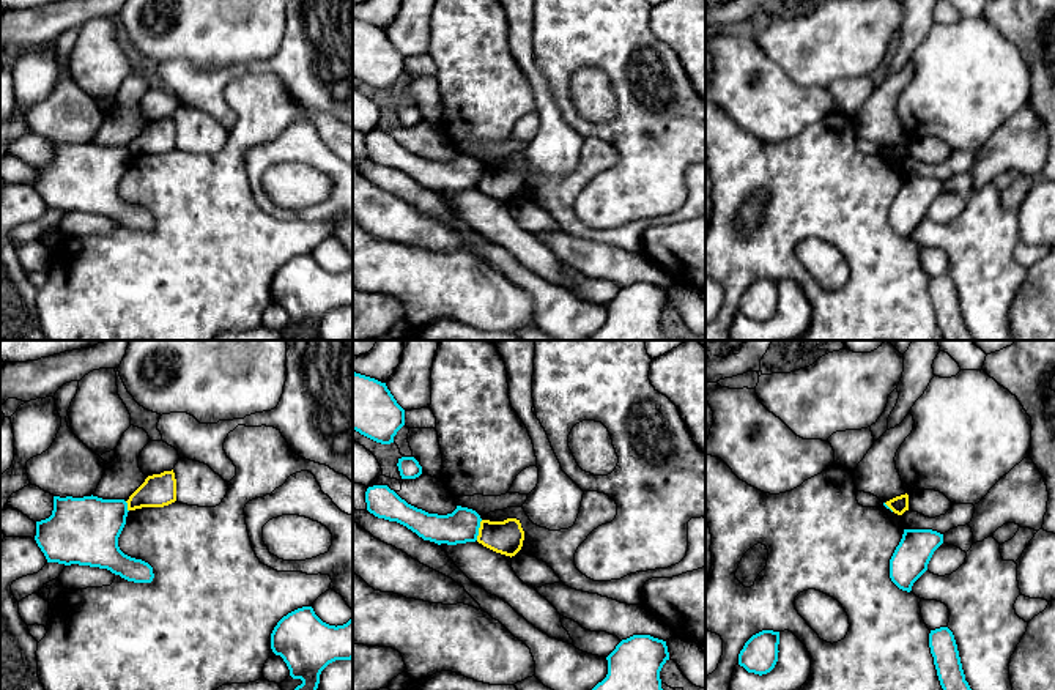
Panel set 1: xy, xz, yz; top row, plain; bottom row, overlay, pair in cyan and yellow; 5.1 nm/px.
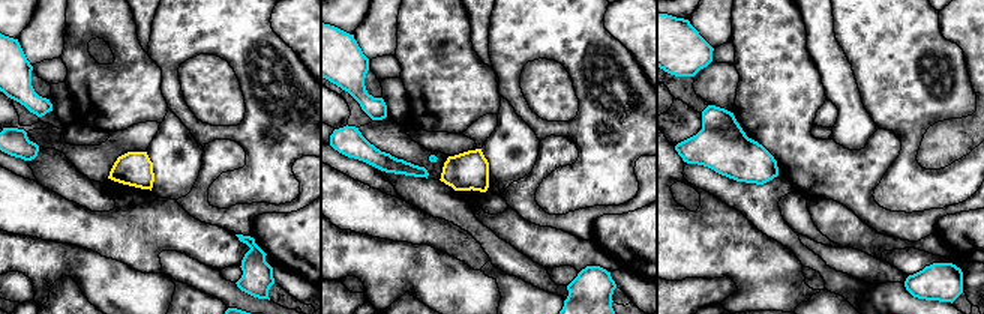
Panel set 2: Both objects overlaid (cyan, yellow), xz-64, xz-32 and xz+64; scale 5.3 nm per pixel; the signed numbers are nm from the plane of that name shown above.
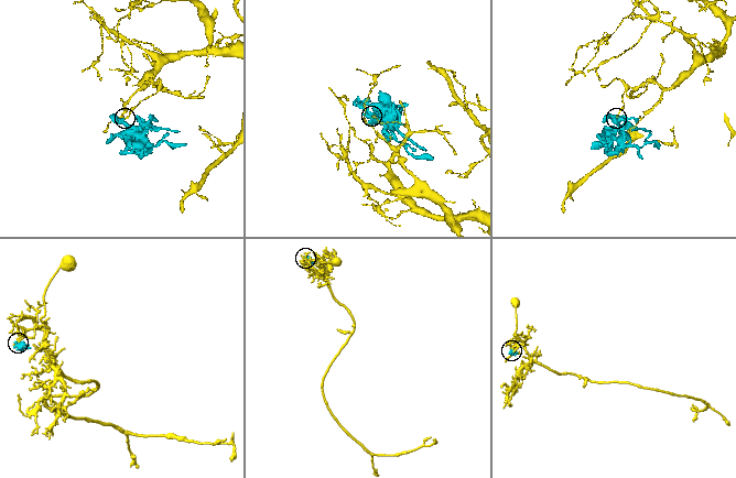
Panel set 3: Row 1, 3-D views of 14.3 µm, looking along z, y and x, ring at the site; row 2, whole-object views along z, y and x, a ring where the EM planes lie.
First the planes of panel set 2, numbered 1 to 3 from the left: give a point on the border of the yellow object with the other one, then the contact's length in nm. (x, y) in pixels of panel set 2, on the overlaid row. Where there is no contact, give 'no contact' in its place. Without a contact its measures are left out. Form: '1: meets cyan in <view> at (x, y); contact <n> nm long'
1: no contact
2: no contact
3: no contact

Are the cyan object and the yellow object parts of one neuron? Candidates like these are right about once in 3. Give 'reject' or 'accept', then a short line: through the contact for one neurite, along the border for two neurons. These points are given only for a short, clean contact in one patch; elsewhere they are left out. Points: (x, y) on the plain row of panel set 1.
reject; line xz (482, 167), (476, 186)

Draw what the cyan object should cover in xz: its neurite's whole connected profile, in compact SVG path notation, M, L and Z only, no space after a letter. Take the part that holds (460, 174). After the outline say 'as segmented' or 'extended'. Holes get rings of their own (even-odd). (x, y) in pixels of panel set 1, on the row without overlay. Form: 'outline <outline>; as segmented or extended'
outline M373 132L365 139L367 158L378 165L397 169L424 187L438 192L457 192L476 189L480 175L480 162L468 154L457 153L452 161L438 162L417 156L402 147L387 132Z; as segmented

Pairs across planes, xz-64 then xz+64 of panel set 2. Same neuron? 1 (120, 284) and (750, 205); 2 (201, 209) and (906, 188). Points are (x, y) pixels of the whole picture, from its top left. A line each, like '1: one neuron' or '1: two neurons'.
1: two neurons
2: two neurons

